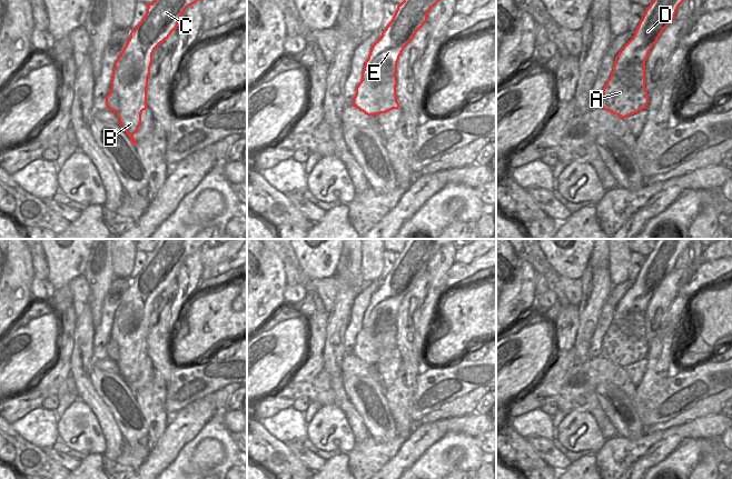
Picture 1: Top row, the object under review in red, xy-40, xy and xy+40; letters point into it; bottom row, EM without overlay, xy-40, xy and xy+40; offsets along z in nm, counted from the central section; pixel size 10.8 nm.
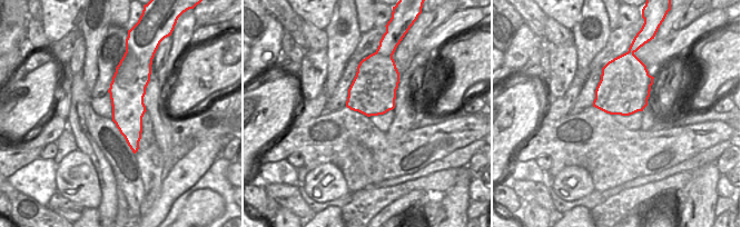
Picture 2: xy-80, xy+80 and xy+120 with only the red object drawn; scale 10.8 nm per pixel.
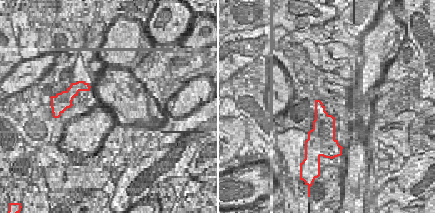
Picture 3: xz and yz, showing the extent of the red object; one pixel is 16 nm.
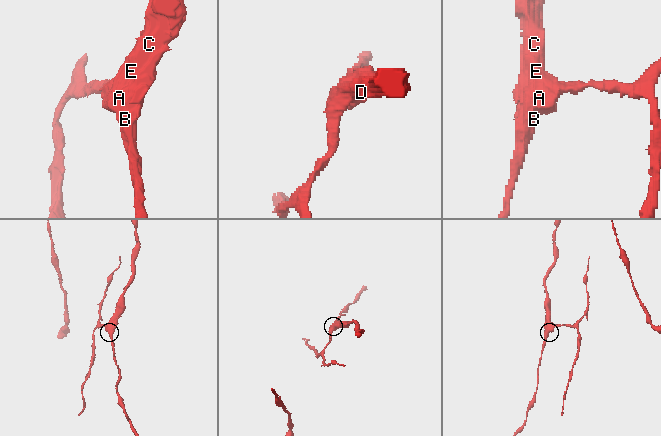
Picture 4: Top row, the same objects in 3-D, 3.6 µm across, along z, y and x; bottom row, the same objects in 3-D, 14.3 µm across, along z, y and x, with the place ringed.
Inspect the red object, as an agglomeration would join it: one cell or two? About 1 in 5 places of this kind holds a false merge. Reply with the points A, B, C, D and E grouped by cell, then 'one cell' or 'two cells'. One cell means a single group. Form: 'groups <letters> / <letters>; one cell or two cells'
groups A / B C D E; two cells

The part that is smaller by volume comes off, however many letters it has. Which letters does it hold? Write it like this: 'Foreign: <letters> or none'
Foreign: A.

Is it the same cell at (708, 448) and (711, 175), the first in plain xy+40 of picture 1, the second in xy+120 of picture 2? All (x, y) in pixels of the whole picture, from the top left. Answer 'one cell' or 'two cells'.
one cell

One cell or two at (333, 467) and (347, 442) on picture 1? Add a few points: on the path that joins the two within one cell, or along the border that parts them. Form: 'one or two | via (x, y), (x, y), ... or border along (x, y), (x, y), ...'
two | border along (342, 452), (347, 453)

